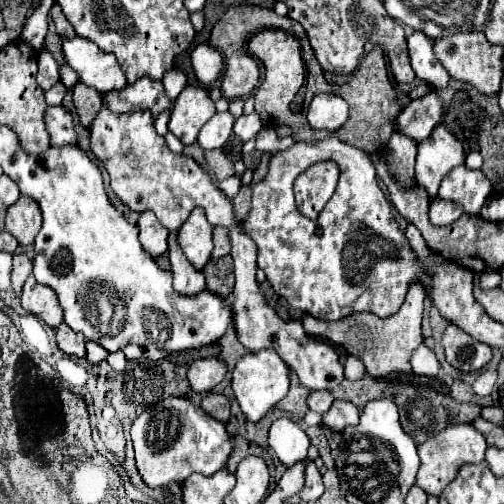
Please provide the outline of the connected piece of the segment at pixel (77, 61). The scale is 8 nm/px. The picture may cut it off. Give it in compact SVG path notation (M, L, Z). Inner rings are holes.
M81 37L65 39L63 53L85 85L103 95L125 89L127 79L117 63L117 57L113 53L101 51L93 41Z

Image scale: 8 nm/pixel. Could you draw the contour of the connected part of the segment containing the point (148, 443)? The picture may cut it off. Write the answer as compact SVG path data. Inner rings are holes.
M175 395L165 397L161 405L137 417L131 427L131 439L135 445L139 475L149 487L163 487L173 481L183 483L191 473L213 475L227 465L233 449L223 421L207 417L199 405L193 405L187 397Z

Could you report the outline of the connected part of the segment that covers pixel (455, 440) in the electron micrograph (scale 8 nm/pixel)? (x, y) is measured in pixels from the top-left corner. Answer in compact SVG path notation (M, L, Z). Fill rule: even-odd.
M471 423L465 425L451 425L437 435L433 435L429 441L419 445L419 473L417 473L417 485L425 489L427 495L441 495L441 491L457 477L461 465L479 465L485 459L485 437L479 433Z

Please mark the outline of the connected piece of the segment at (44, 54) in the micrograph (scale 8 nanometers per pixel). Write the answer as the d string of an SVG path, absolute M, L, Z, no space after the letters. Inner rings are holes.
M45 49L39 53L39 73L37 73L37 83L43 91L51 89L59 81L59 65L55 57Z

